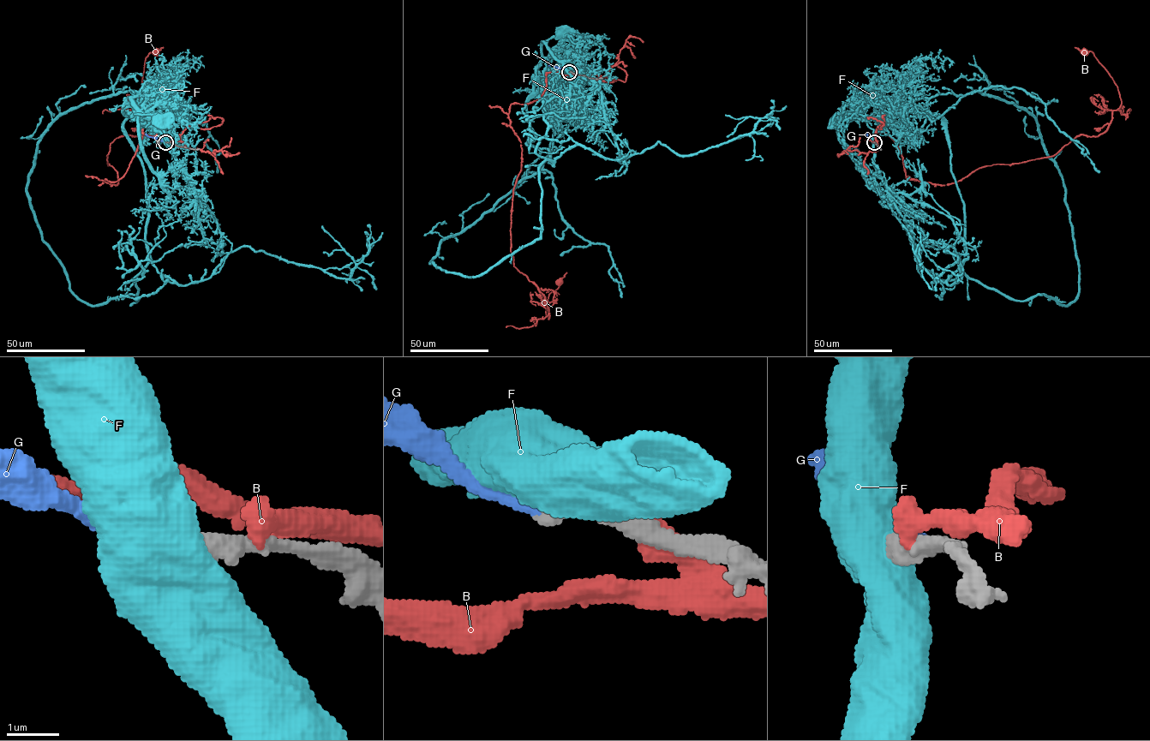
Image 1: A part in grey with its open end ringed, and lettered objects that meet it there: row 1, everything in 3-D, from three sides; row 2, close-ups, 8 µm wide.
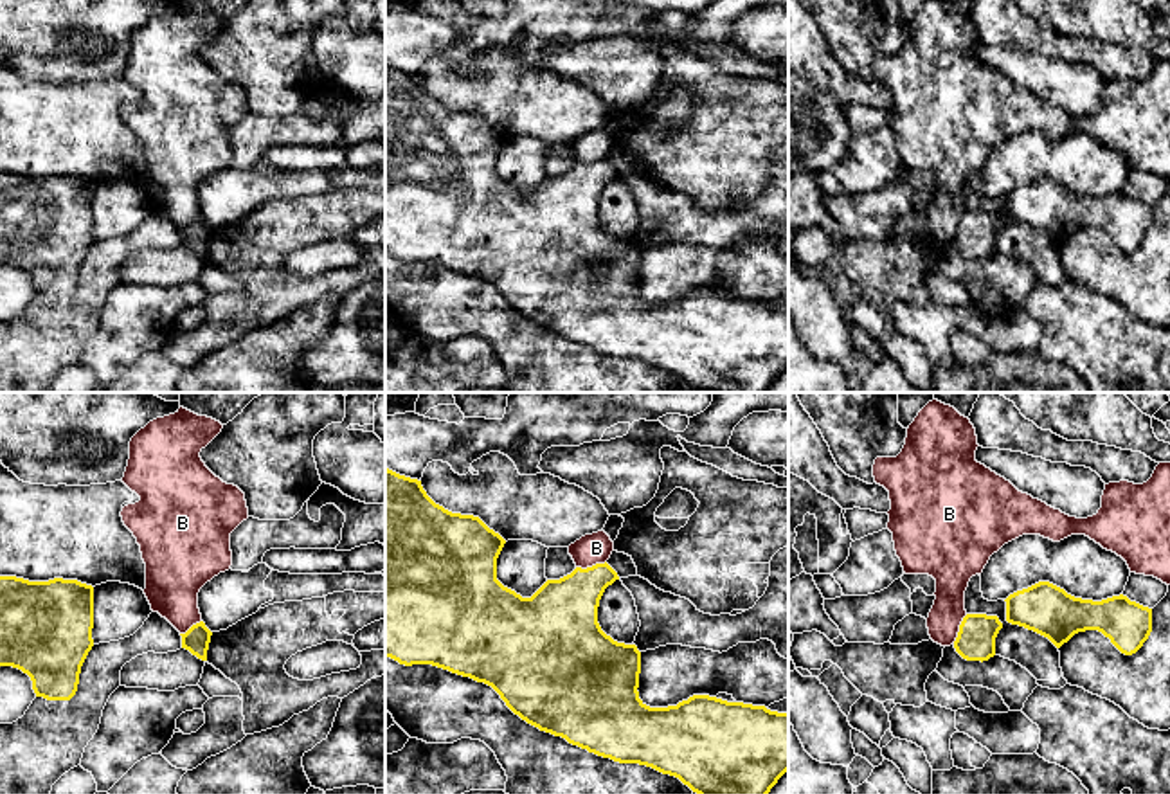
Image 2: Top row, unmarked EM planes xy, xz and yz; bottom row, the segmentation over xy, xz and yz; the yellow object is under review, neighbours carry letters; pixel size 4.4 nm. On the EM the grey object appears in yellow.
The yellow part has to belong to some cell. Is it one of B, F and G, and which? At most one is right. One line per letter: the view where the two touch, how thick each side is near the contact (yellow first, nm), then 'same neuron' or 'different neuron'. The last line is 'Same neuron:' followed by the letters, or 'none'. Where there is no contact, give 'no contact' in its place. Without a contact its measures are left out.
B: meets yellow in xz; 300 nm thick on the yellow side, 140 nm on the other; different neuron
F: no contact; different neuron
G: no contact; same neuron
Same neuron: G

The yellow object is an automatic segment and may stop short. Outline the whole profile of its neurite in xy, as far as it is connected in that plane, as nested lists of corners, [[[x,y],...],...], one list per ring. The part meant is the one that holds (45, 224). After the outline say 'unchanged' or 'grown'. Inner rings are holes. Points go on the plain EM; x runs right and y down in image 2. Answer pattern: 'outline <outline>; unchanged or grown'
outline [[[0,173],[0,263],[27,270],[36,293],[70,297],[94,243],[94,184]]]; unchanged

